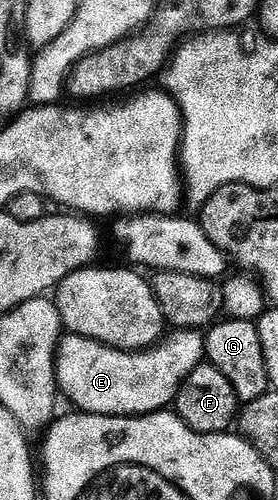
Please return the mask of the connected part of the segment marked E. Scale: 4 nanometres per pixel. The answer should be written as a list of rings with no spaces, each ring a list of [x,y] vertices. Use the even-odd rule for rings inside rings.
[[[175,330],[168,333],[150,350],[132,352],[115,350],[92,338],[83,338],[70,332],[60,337],[55,349],[55,380],[64,399],[72,402],[76,411],[84,414],[100,414],[110,418],[137,418],[153,414],[170,407],[174,403],[177,388],[197,369],[205,358],[205,338],[198,330]]]

